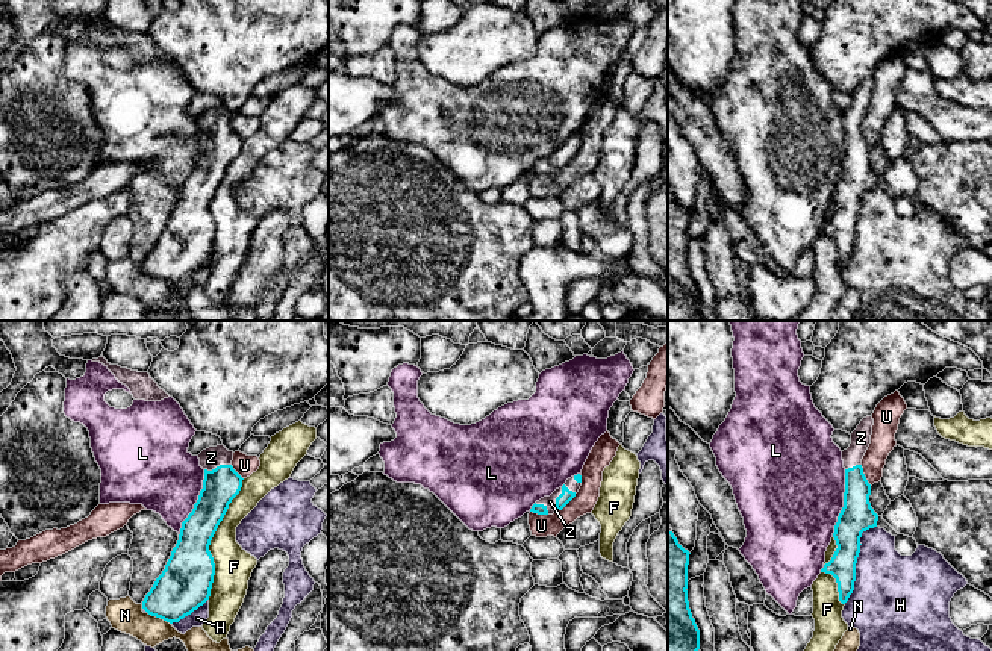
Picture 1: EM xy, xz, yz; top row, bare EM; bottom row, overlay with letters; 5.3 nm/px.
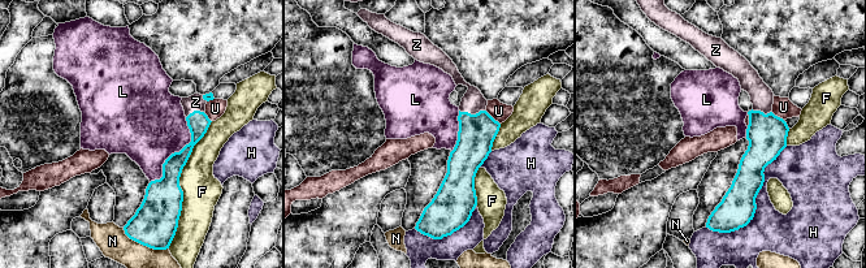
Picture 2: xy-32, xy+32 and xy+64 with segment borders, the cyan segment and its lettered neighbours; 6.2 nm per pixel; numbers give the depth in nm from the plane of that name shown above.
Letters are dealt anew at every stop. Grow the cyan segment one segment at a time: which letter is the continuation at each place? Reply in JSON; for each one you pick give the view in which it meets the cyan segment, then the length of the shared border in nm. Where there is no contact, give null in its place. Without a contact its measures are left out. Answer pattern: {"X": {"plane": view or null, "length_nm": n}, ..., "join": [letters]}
{"Z": {"plane": "xy", "length_nm": 150}, "join": ["Z"]}

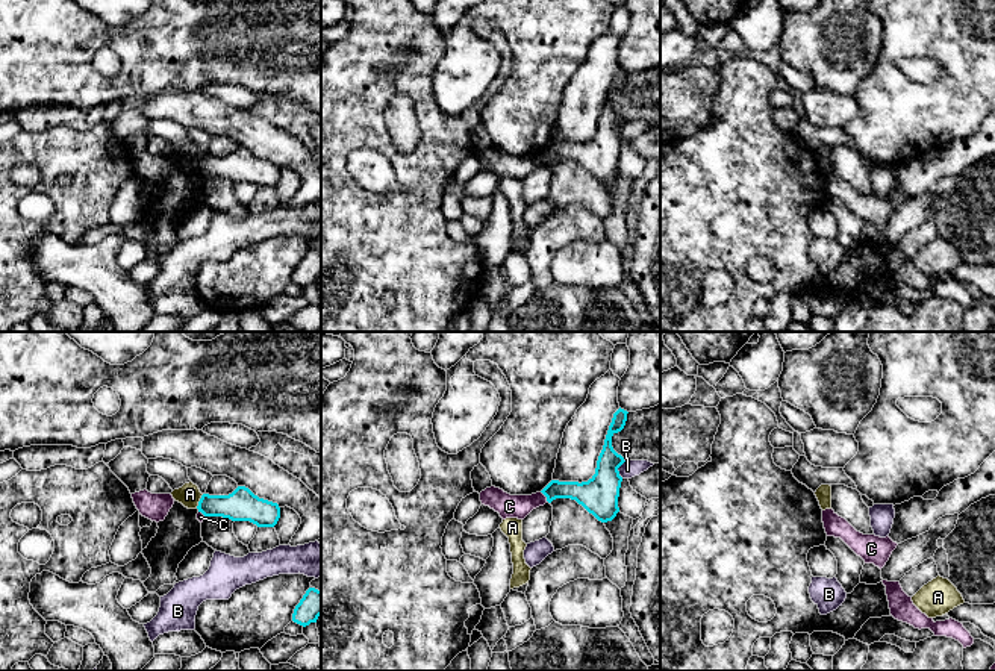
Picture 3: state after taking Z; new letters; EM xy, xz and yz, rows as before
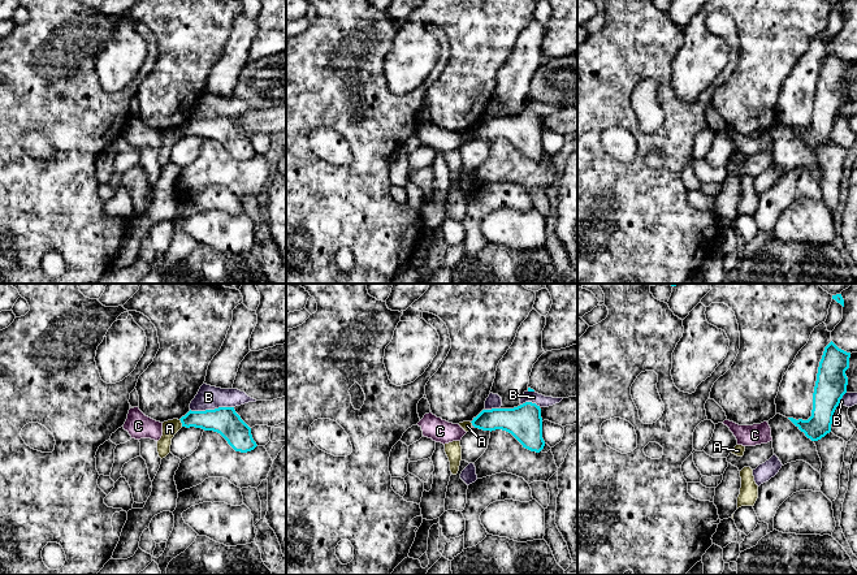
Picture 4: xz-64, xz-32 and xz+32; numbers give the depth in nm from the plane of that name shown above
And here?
{"join": []}

